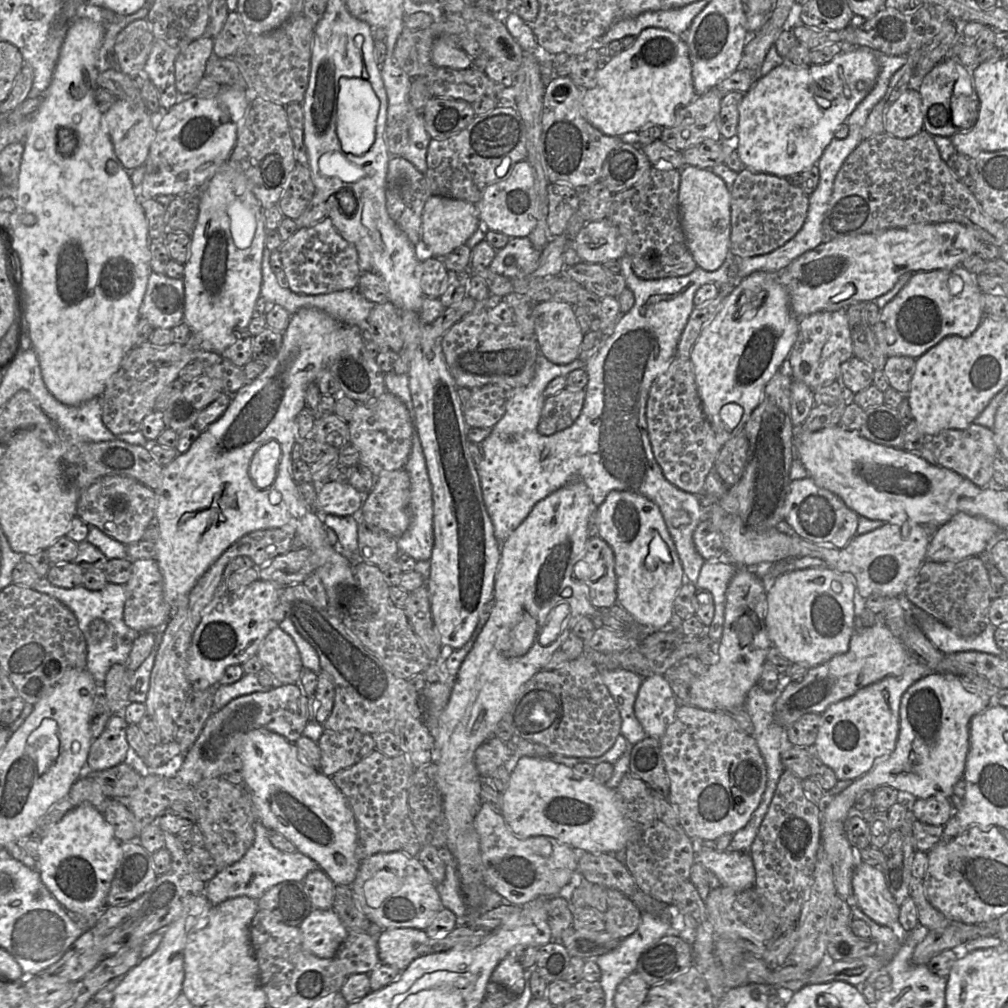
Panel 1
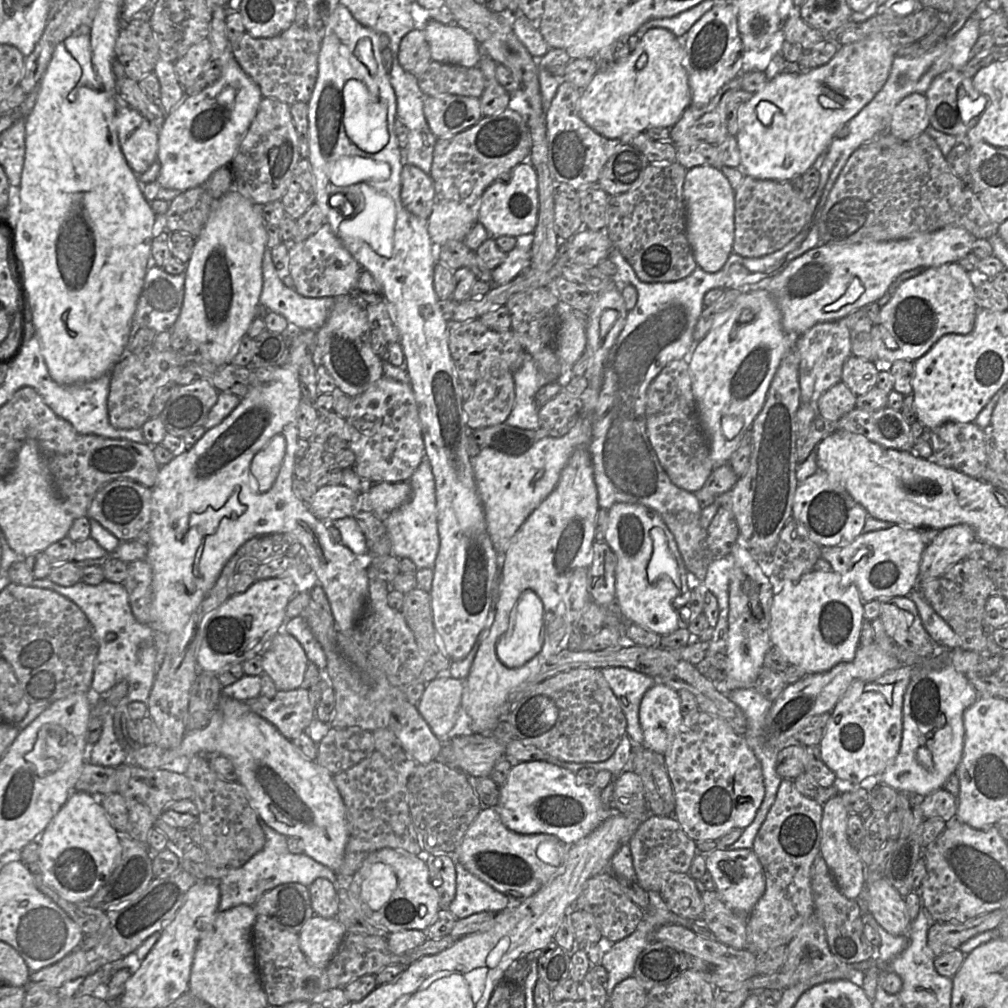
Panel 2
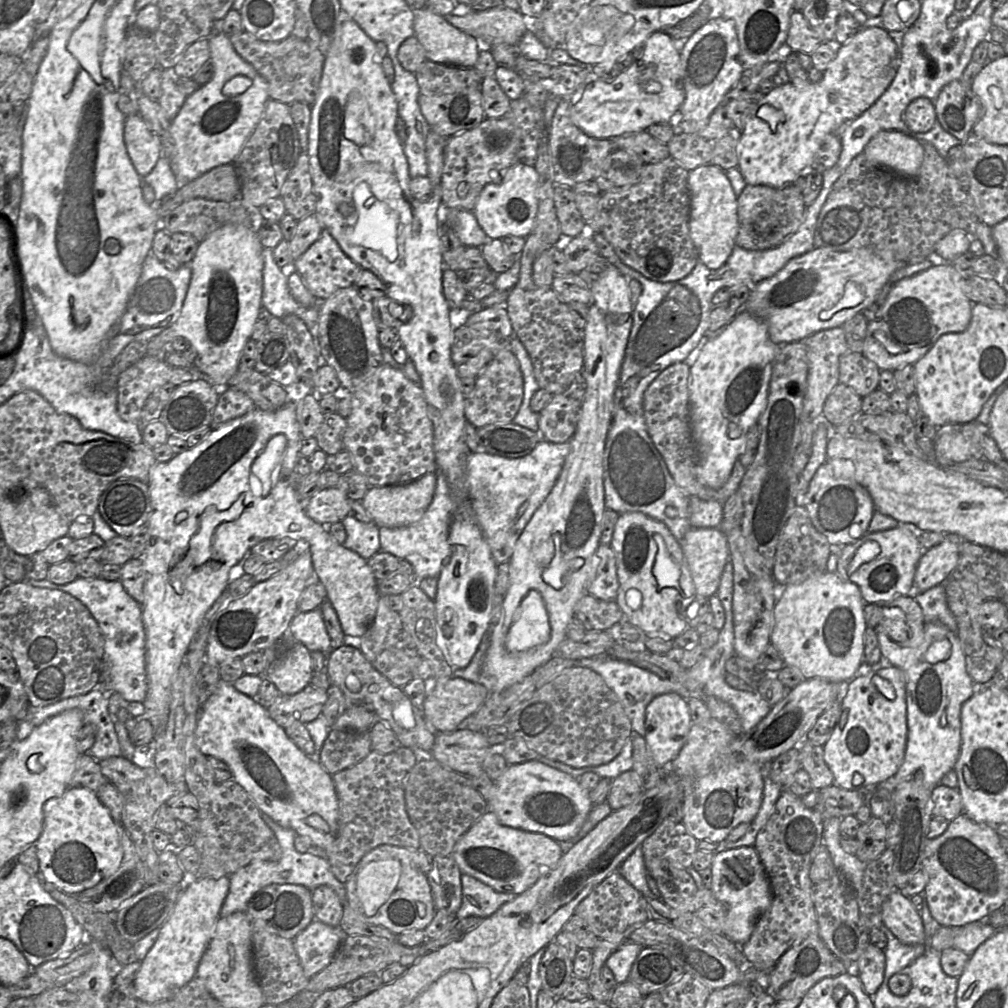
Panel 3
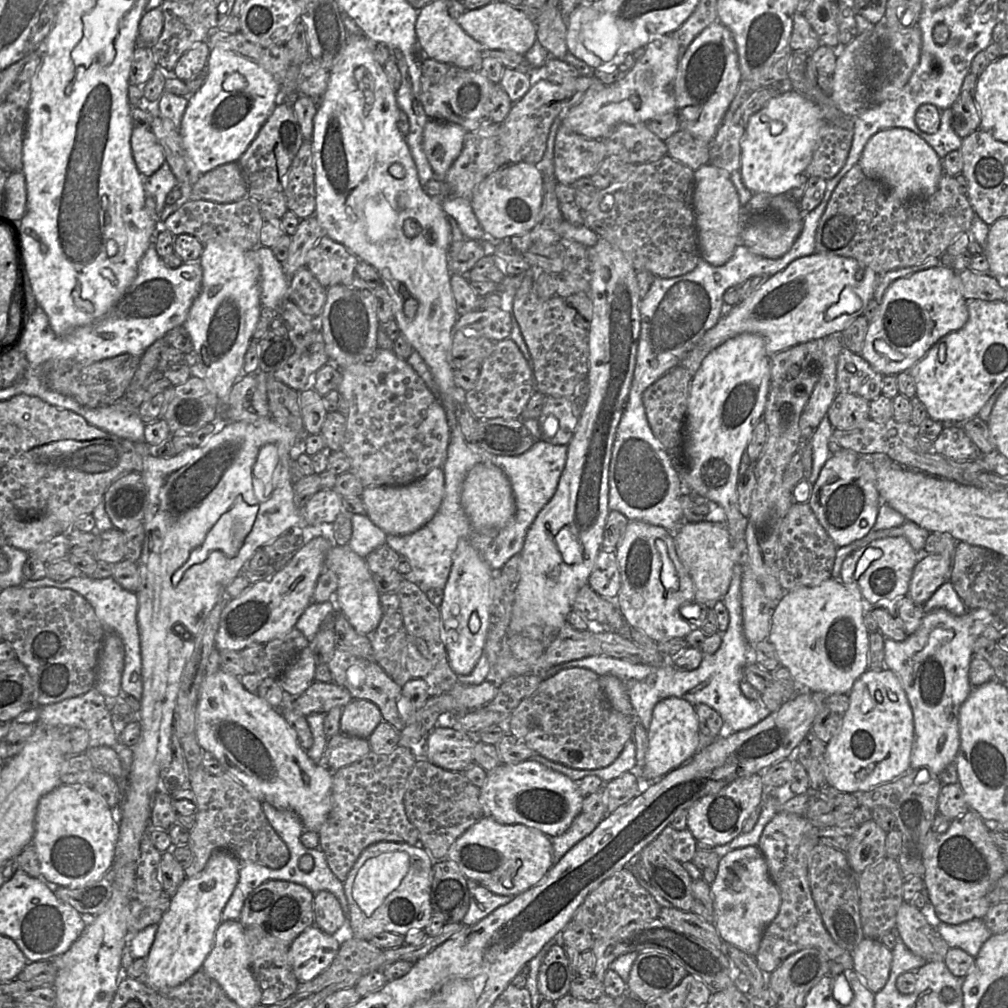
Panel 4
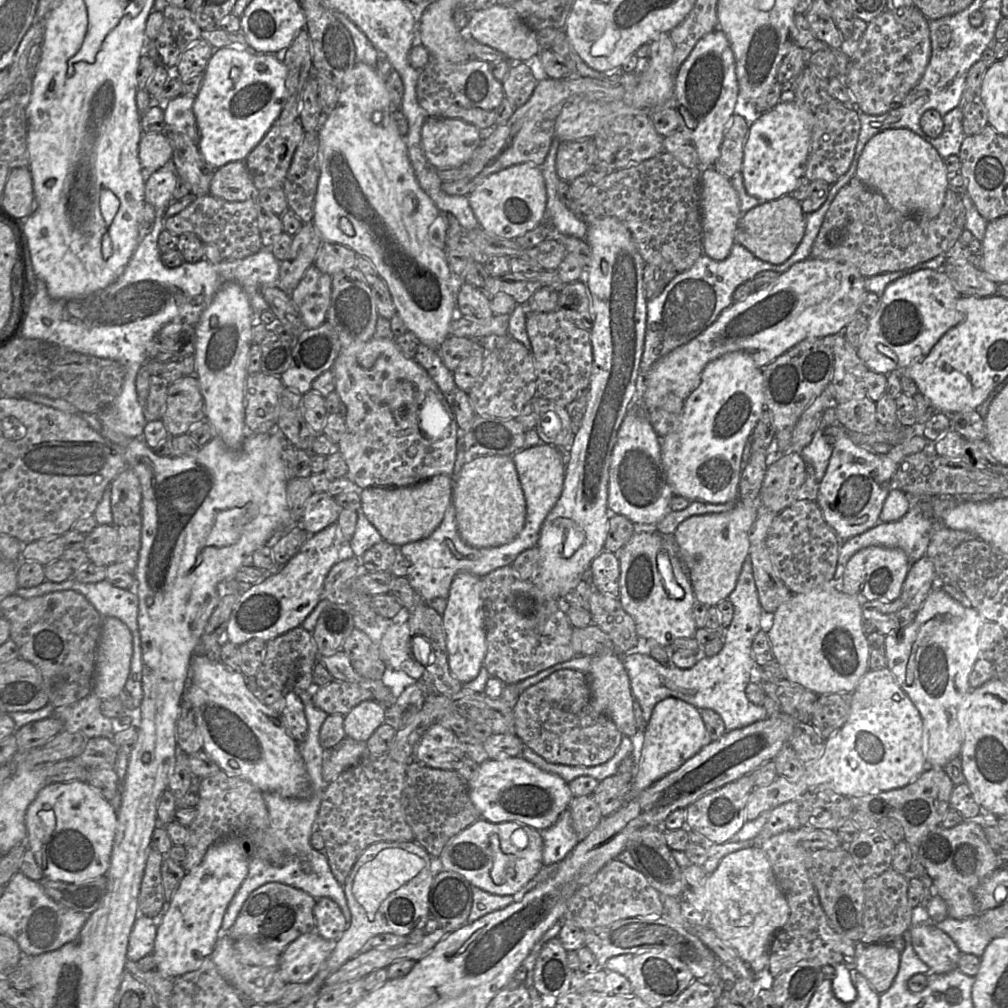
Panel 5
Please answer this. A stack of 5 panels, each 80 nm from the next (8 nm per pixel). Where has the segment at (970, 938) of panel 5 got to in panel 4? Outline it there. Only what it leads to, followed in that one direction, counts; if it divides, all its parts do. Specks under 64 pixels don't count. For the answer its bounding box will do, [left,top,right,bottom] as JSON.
[936,918,993,958]

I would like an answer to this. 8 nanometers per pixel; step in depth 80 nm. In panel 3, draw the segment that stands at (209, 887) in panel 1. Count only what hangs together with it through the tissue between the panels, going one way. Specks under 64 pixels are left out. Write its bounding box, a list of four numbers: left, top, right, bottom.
[220,813,347,917]

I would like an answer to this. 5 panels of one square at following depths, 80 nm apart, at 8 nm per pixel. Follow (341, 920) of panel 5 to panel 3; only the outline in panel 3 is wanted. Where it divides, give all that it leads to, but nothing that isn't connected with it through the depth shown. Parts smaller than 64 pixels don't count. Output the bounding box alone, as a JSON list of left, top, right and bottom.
[311,885,343,927]

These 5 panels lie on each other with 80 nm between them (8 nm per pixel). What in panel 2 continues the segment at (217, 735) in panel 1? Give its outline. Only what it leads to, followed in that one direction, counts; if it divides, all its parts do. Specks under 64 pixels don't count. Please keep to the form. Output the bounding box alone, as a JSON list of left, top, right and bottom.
[244,687,316,741]

